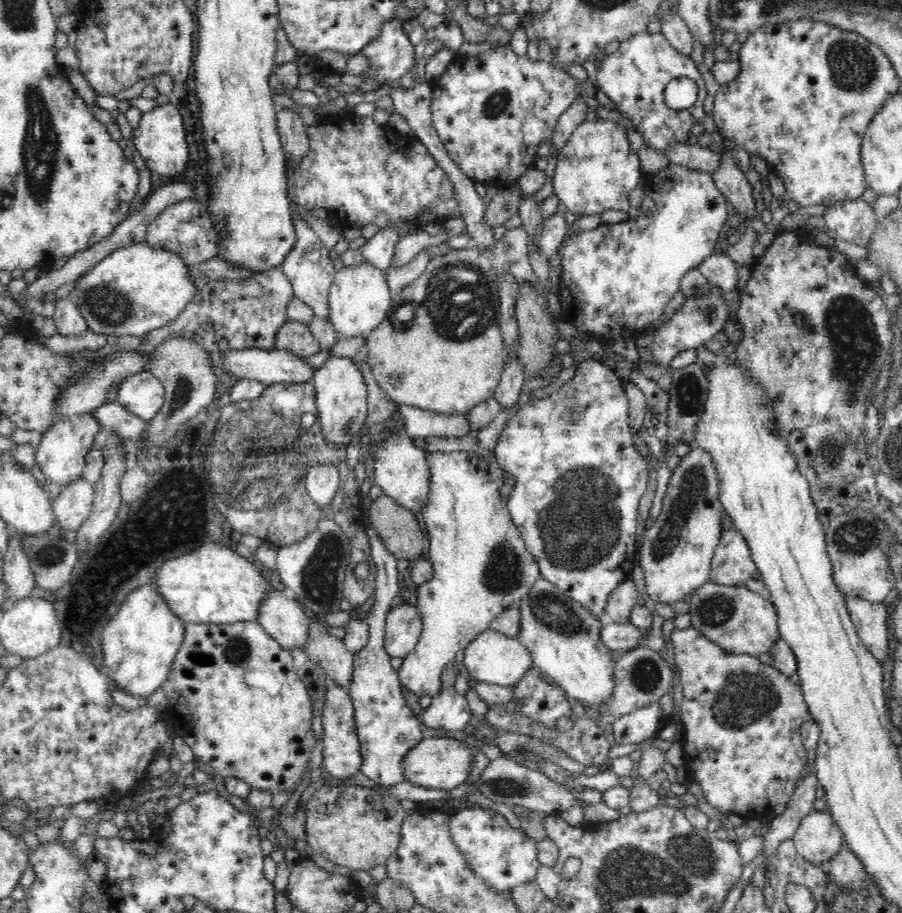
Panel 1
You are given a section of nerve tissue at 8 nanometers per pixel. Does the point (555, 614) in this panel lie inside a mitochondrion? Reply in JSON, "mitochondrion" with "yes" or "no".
{"mitochondrion":"yes"}

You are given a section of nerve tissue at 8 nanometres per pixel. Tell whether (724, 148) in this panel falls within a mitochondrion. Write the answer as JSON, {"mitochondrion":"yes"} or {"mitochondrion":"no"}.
{"mitochondrion":"no"}

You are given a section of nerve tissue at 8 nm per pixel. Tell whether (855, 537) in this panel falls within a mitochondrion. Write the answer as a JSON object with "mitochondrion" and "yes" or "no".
{"mitochondrion":"yes"}

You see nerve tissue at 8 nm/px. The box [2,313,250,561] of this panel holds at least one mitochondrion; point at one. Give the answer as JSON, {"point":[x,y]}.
{"point":[183,390]}

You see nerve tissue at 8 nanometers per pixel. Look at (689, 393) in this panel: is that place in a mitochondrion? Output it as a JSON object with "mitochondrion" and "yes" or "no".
{"mitochondrion":"yes"}

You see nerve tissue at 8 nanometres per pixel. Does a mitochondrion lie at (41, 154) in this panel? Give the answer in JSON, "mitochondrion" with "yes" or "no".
{"mitochondrion":"yes"}

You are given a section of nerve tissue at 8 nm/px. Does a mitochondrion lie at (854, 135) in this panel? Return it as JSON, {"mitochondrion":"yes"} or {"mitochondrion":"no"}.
{"mitochondrion":"no"}

